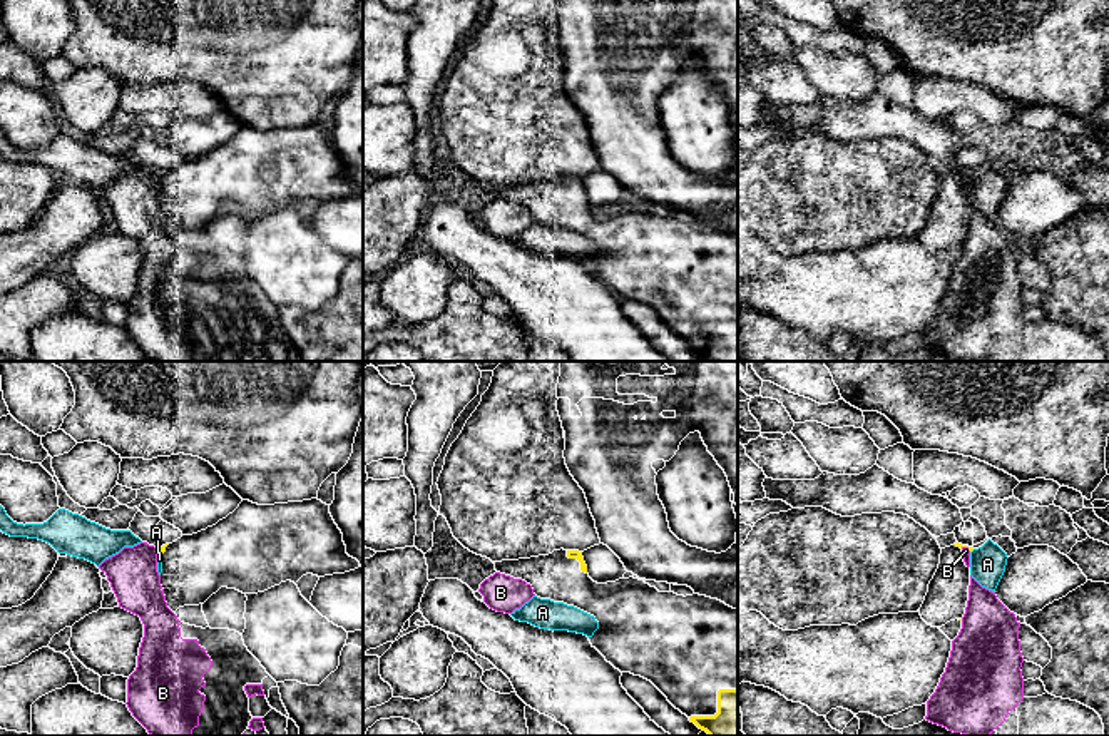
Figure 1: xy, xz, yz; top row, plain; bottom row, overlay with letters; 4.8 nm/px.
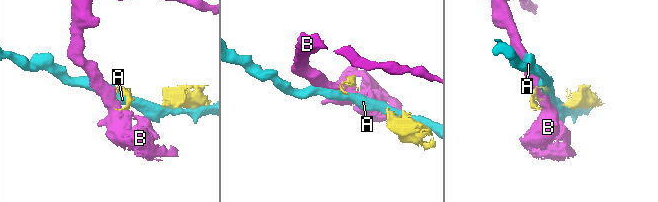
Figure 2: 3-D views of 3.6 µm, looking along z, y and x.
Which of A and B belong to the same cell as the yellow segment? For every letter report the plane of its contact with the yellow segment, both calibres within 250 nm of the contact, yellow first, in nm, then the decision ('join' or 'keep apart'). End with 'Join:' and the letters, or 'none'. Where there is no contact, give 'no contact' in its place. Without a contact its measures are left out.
A: no contact; keep apart
B: contact in yz; calibres 20 and 40 nm; keep apart
Join: none

